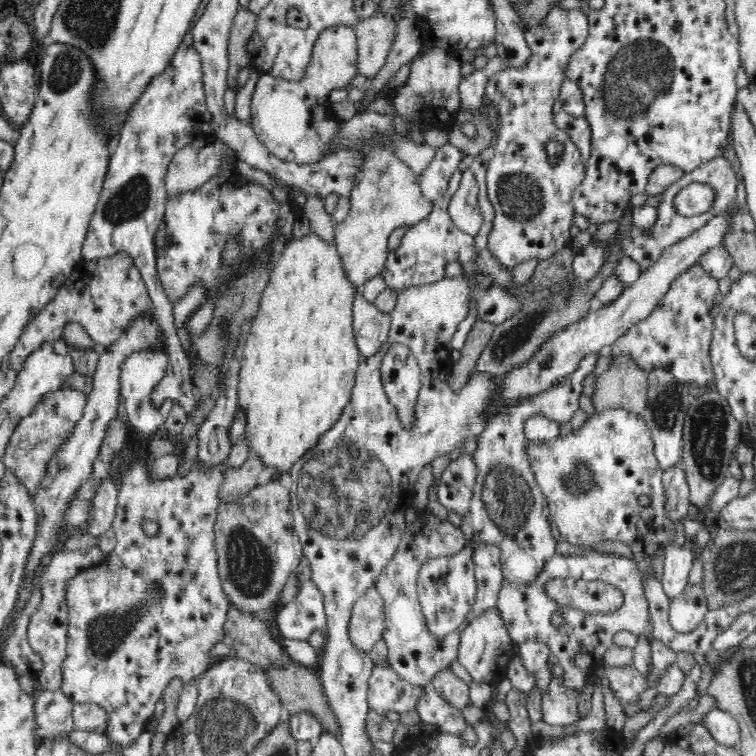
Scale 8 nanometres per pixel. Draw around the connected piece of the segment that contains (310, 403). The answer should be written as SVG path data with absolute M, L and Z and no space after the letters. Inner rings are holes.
M310 232L306 237L290 240L286 244L286 248L279 251L278 256L274 259L268 284L261 295L259 310L252 318L242 343L241 367L239 370L239 380L236 384L238 395L238 404L236 406L239 407L241 412L245 412L246 430L243 432L243 439L246 440L251 454L257 455L266 468L280 470L278 474L288 472L290 468L294 467L294 464L297 464L298 459L305 456L306 452L310 451L310 448L314 448L320 438L331 430L337 420L340 420L344 407L351 401L351 390L355 385L360 358L352 326L352 307L354 306L354 300L356 300L356 294L359 292L359 288L354 288L354 285L350 285L350 282L347 282L341 259L337 253L337 248L335 248L335 243L327 243L314 234L314 232Z

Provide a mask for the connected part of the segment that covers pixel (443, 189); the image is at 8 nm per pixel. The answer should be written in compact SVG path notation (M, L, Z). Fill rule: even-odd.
M449 142L436 149L428 169L425 169L422 175L416 176L427 200L434 202L446 194L453 172L459 168L464 157L463 153Z

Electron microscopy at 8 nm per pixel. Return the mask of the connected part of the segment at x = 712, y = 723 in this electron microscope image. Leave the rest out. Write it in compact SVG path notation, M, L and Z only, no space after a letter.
M719 709L710 710L702 718L703 728L709 732L715 742L724 746L738 746L740 729L734 716Z

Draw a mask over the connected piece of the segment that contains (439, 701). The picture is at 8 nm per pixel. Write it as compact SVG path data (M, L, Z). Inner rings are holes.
M431 685L423 688L424 694L416 704L415 712L423 724L435 725L438 730L452 733L464 739L466 745L474 746L477 734L473 726L463 718L462 711L440 697Z

